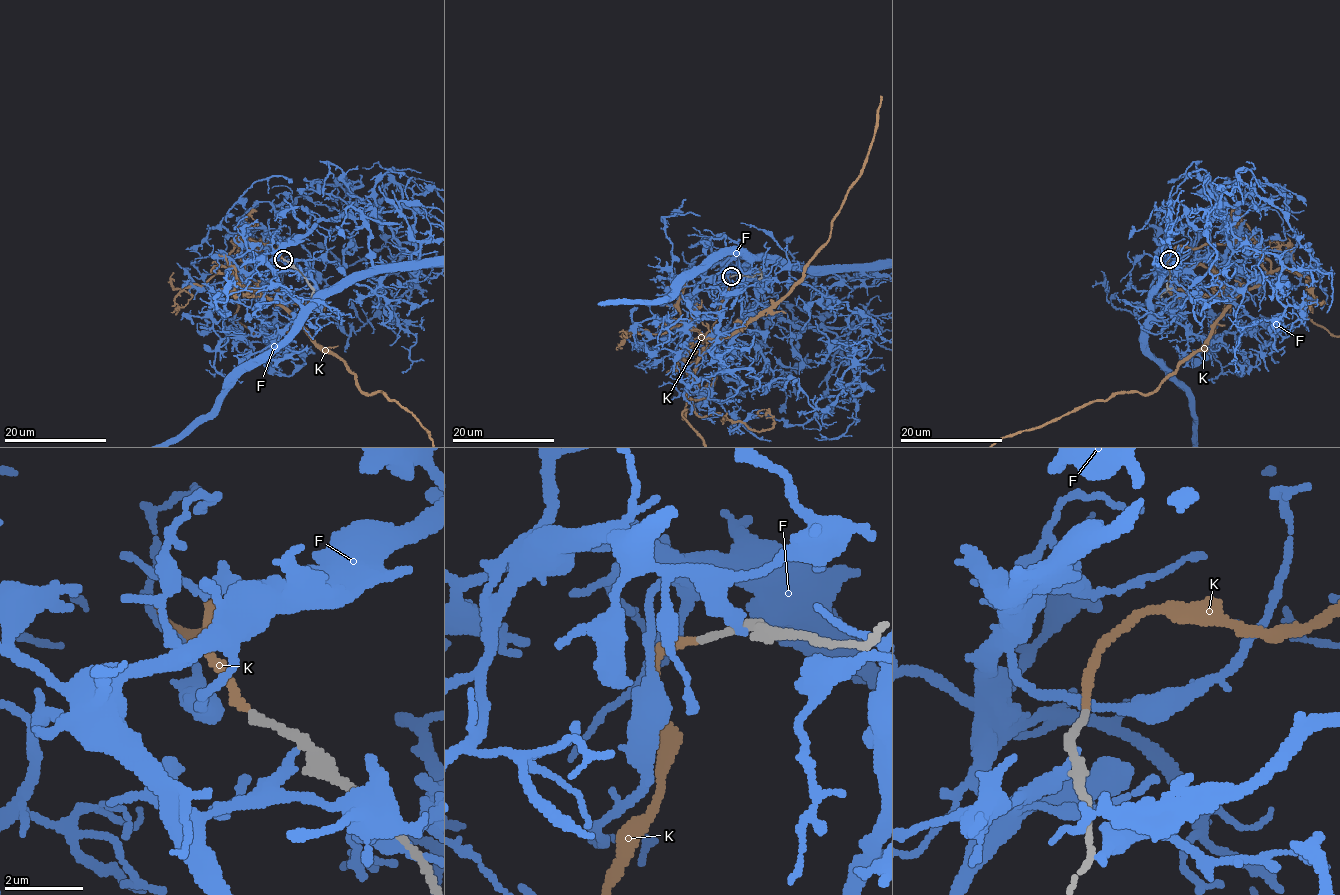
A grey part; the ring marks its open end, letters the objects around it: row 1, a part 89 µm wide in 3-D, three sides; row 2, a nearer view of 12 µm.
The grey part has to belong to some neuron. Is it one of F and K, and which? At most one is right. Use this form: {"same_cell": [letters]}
{"same_cell": ["K"]}

